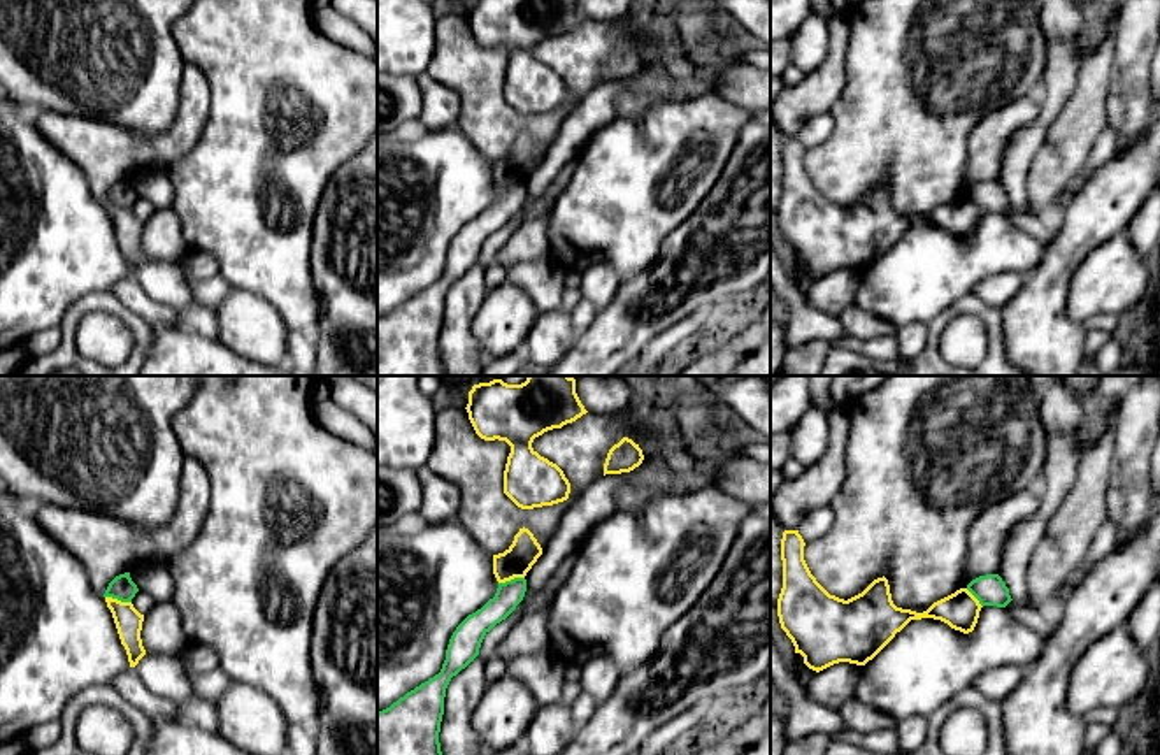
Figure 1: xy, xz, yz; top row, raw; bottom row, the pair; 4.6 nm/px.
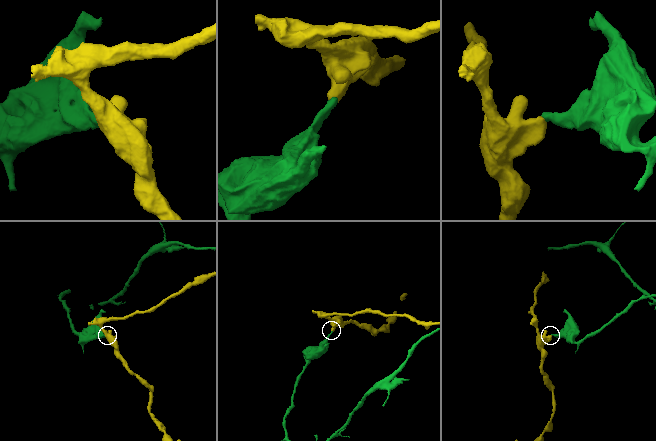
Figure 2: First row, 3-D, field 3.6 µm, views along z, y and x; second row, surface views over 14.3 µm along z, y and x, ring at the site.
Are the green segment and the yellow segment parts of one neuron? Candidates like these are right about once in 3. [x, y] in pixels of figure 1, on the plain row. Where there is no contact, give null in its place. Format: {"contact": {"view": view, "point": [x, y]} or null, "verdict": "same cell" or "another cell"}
{"contact": {"view": "xy", "point": [118, 206]}, "verdict": "another cell"}

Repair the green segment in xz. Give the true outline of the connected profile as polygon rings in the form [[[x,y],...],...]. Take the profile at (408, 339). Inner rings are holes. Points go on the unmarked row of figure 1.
[[[526,186],[498,190],[497,200],[453,239],[439,281],[377,318],[377,376],[449,376],[439,339],[446,295],[477,262],[484,242],[523,207]]]

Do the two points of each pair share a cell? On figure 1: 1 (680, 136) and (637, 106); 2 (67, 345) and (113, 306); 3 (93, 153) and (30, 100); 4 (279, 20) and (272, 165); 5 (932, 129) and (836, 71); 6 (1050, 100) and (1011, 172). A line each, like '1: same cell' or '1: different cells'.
1: different cells
2: same cell
3: different cells
4: same cell
5: different cells
6: same cell

